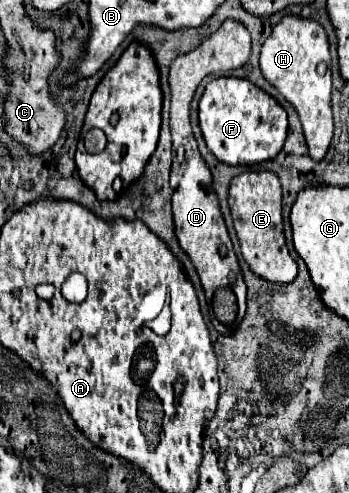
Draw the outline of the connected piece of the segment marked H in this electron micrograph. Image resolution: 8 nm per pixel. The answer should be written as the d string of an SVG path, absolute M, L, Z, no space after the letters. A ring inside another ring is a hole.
M284 16L280 24L274 26L272 34L266 38L266 42L260 48L260 70L262 76L296 108L298 118L302 122L308 156L316 162L320 162L332 140L332 108L330 108L330 72L320 76L316 72L318 64L330 64L330 50L328 50L328 38L324 28L314 20L302 20L298 16Z

